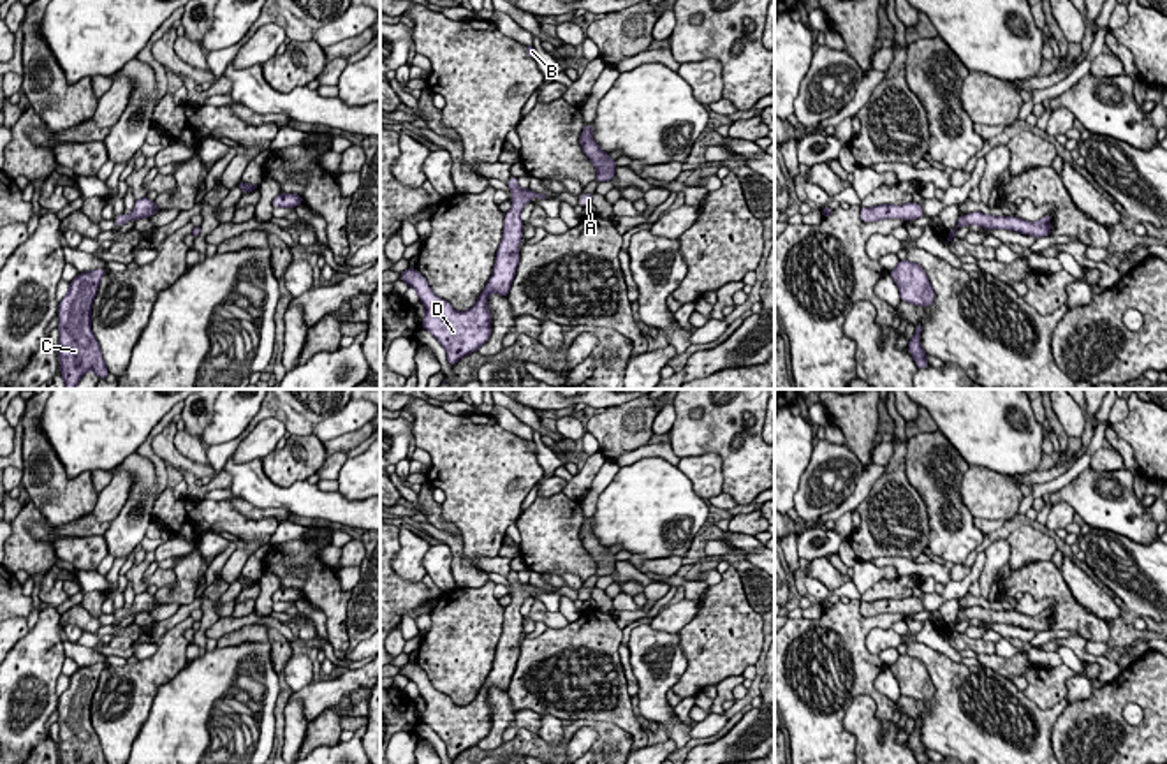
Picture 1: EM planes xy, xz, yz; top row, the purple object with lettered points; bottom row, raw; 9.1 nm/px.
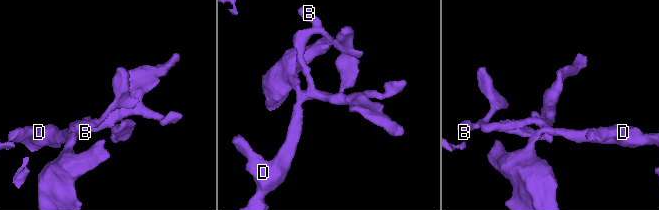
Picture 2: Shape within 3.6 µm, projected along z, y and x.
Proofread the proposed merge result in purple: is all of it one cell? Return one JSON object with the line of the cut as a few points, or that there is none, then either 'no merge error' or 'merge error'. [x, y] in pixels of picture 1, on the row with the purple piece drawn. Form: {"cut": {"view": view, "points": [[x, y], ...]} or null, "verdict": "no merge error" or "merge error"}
{"cut": null, "verdict": "no merge error"}

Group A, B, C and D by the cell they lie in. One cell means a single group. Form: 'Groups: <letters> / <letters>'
Groups: A B C D

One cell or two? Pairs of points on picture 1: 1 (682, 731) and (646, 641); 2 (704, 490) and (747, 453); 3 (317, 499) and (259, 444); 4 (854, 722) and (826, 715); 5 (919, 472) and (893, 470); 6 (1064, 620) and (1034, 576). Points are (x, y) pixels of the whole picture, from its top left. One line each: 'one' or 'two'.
1: one
2: two
3: two
4: two
5: two
6: one

